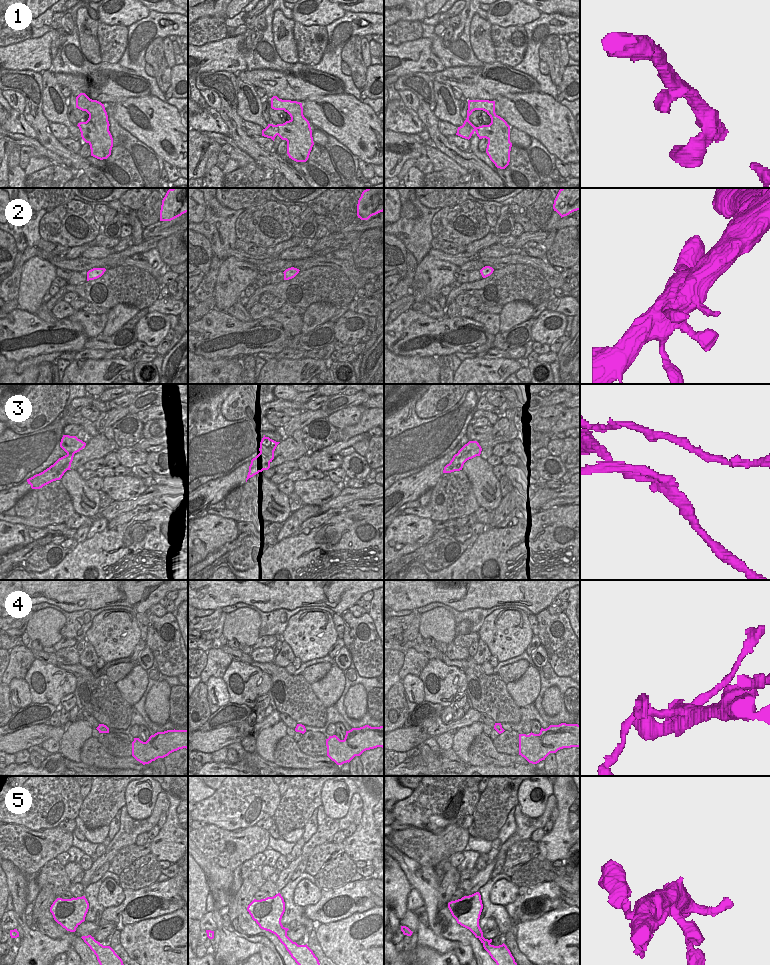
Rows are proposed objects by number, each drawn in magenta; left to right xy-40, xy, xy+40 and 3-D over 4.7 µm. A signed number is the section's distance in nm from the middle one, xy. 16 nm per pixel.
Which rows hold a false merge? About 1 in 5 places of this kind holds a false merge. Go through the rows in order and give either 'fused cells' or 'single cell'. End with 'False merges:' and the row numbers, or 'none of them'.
1: single cell
2: single cell
3: fused cells
4: fused cells
5: single cell
False merges: 3, 4

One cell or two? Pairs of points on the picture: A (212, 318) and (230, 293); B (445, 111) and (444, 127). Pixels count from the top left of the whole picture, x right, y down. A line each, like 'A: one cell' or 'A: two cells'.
A: two cells
B: two cells

